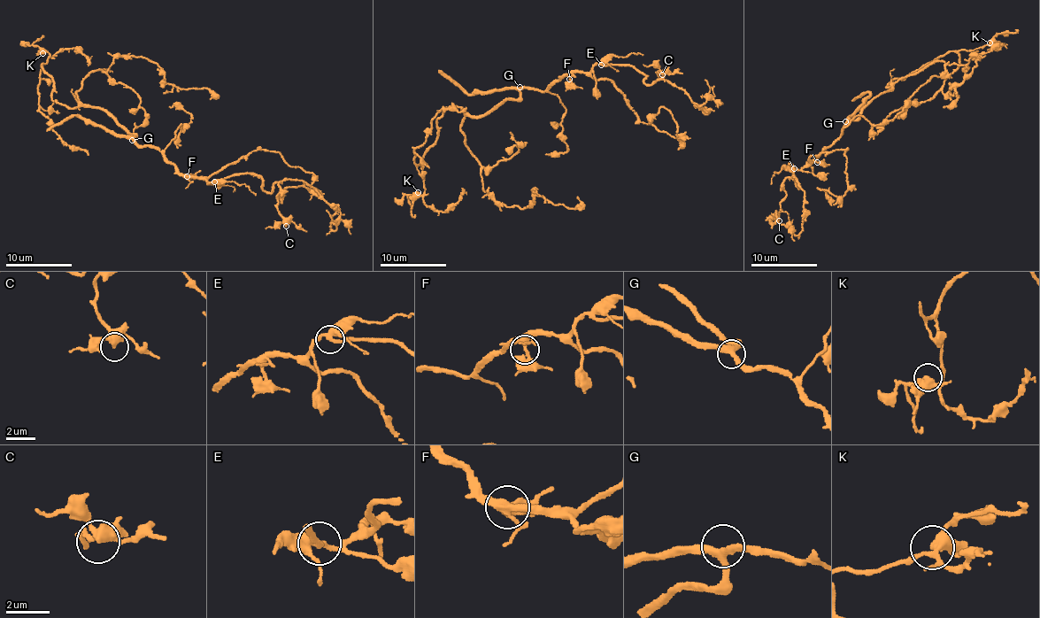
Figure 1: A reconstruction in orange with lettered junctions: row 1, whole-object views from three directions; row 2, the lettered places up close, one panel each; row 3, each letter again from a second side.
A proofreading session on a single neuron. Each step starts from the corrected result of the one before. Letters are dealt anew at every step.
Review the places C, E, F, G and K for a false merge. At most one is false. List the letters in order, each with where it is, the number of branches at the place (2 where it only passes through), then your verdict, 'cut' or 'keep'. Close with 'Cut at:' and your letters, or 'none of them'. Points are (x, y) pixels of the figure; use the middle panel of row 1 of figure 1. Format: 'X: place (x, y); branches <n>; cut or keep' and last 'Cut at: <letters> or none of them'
C: place (662, 74); branches 3; keep
E: place (601, 65); branches 3; keep
F: place (569, 79); branches 3; keep
G: place (520, 87); branches 3; keep
K: place (418, 192); branches 3; keep
Cut at: none of them

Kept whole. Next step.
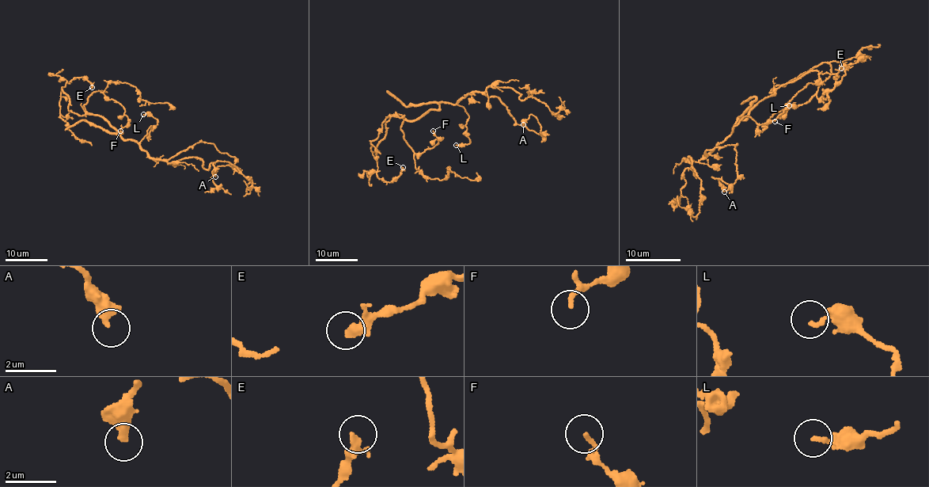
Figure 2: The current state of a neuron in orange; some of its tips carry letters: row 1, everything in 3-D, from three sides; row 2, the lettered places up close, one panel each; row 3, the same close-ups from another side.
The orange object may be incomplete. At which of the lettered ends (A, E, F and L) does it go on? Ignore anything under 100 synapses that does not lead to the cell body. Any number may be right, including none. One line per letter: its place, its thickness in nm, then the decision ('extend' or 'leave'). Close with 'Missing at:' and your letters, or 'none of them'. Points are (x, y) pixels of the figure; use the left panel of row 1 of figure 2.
A: (215, 176) | 440 nm | leave
E: (92, 87) | 280 nm | leave
F: (120, 131) | 130 nm | leave
L: (143, 114) | 170 nm | leave
Missing at: none of them

